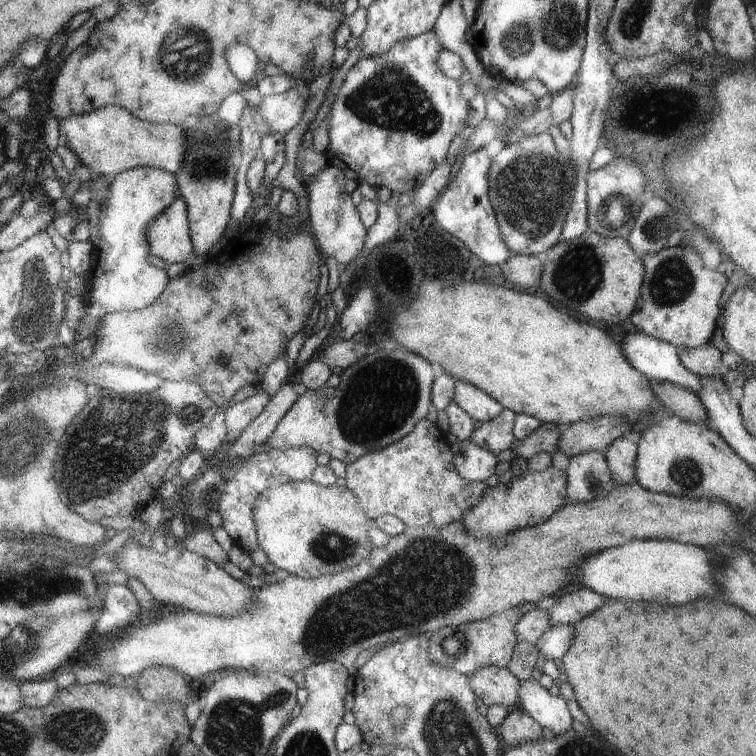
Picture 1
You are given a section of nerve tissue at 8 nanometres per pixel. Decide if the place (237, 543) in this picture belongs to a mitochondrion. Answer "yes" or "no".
no

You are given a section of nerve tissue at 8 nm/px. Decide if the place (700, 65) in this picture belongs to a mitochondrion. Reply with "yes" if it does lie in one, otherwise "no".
no

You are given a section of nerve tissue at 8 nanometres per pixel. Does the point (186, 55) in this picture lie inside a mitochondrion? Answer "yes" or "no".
yes

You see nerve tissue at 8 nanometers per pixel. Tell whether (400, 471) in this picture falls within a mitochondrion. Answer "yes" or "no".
yes

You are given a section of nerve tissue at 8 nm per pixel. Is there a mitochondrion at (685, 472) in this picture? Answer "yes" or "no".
yes

